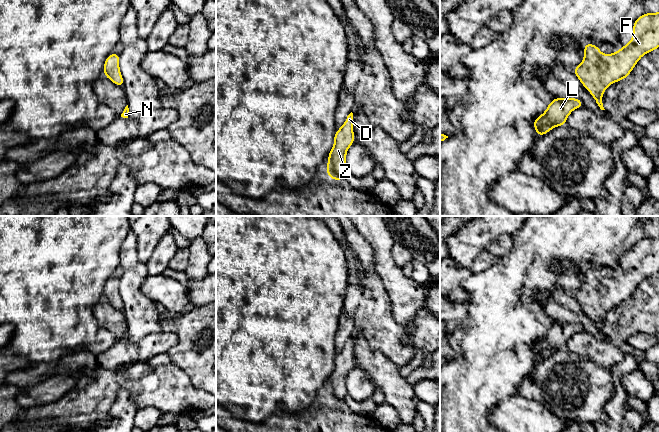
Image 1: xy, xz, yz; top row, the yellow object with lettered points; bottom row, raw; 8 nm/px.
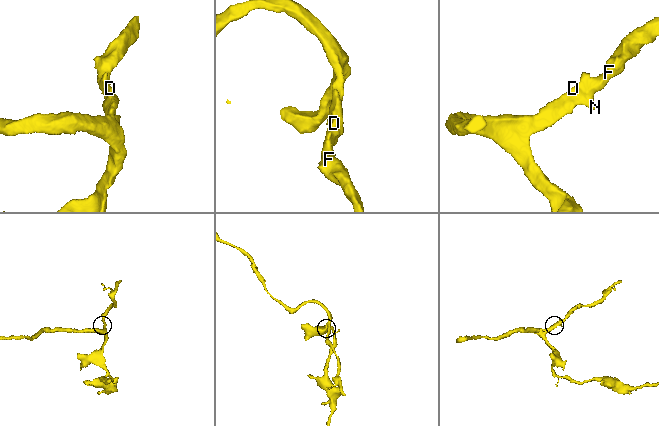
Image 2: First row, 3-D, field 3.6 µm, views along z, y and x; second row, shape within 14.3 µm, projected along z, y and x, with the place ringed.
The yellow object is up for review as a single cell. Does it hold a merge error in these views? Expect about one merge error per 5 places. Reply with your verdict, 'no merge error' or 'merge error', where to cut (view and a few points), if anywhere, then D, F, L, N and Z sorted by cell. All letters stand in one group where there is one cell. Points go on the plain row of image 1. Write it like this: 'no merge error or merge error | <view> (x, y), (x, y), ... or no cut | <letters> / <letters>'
no merge error | no cut | D F L N Z

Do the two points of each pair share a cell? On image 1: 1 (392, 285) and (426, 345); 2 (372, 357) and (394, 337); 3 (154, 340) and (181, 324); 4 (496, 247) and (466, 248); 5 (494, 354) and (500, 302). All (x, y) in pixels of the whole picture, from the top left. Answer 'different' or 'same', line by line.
1: different
2: different
3: different
4: different
5: same

